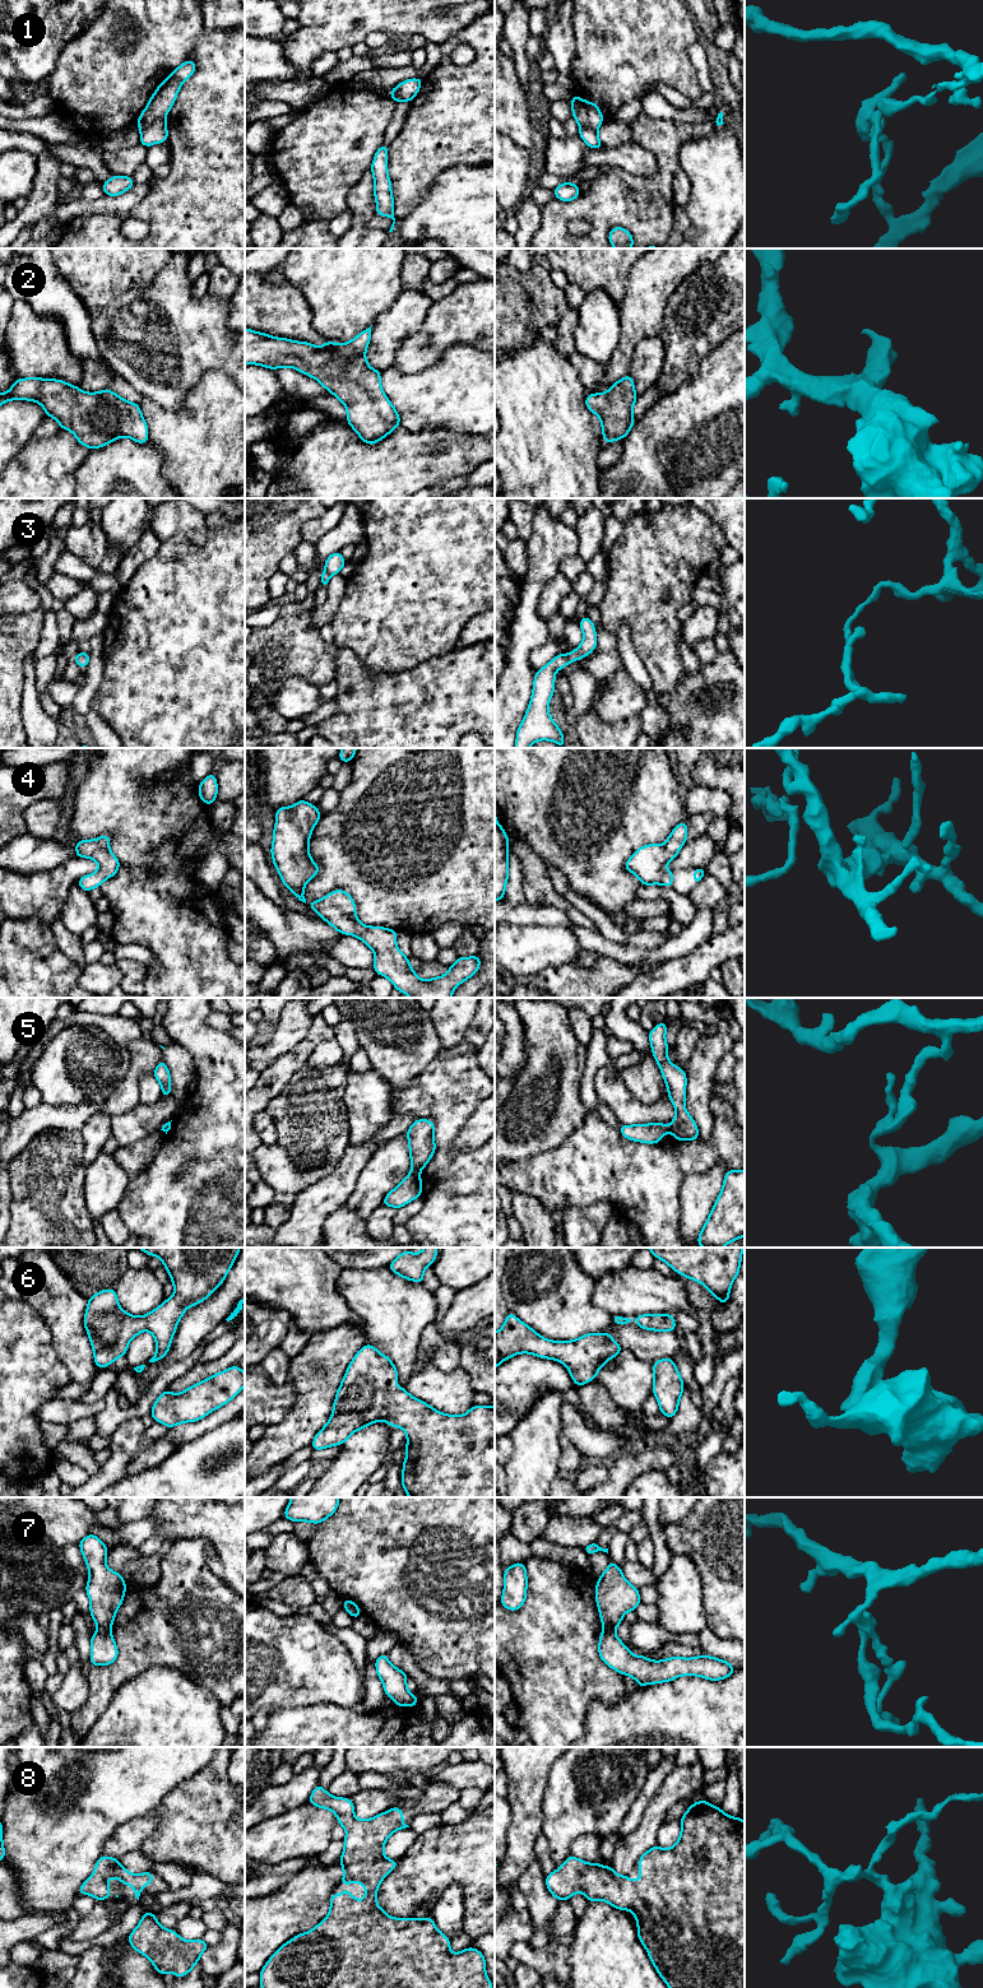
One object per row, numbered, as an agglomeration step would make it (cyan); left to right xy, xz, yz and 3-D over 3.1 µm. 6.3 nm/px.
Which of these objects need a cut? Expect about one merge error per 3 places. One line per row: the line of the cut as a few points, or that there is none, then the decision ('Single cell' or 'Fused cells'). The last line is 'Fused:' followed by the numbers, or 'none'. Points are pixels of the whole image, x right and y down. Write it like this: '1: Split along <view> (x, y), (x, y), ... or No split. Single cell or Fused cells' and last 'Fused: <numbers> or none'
1: Split along xy (163, 117), (140, 130). Fused cells
2: No split. Single cell
3: Split along yz (567, 654), (571, 660). Fused cells
4: No split. Single cell
5: Split along xz (412, 1170), (418, 1174). Fused cells
6: No split. Single cell
7: Split along xy (98, 1626), (110, 1630). Fused cells
8: No split. Single cell
Fused: 1, 3, 5, 7

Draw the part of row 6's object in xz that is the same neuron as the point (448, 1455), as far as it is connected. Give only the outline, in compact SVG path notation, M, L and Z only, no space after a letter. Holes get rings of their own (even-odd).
M365 1344L339 1385L328 1423L316 1434L314 1450L343 1445L356 1431L385 1421L407 1432L402 1487L409 1497L495 1497L495 1407L473 1406L462 1416L446 1415L397 1388L398 1371L376 1347Z

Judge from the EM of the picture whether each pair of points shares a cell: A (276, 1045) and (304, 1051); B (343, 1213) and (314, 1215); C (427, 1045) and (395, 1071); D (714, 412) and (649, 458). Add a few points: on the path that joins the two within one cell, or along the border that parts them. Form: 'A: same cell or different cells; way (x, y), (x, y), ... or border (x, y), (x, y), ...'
A: different cells; border (310, 1026), (306, 1035), (298, 1043), (267, 1067)
B: different cells; border (346, 1202), (327, 1216), (321, 1234)
C: same cell; way (420, 1051), (403, 1064)
D: same cell; way (698, 422), (666, 458)

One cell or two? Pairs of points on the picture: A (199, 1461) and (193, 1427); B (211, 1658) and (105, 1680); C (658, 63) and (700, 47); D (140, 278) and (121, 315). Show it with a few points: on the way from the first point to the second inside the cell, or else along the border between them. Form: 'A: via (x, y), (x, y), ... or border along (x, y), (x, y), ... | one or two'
A: border along (221, 1422), (213, 1429), (179, 1445) | two
B: via (184, 1656), (137, 1656), (131, 1661) | one
C: border along (698, 38), (687, 47), (687, 56), (699, 80) | two
D: border along (161, 272), (148, 286), (128, 288), (109, 302) | two

